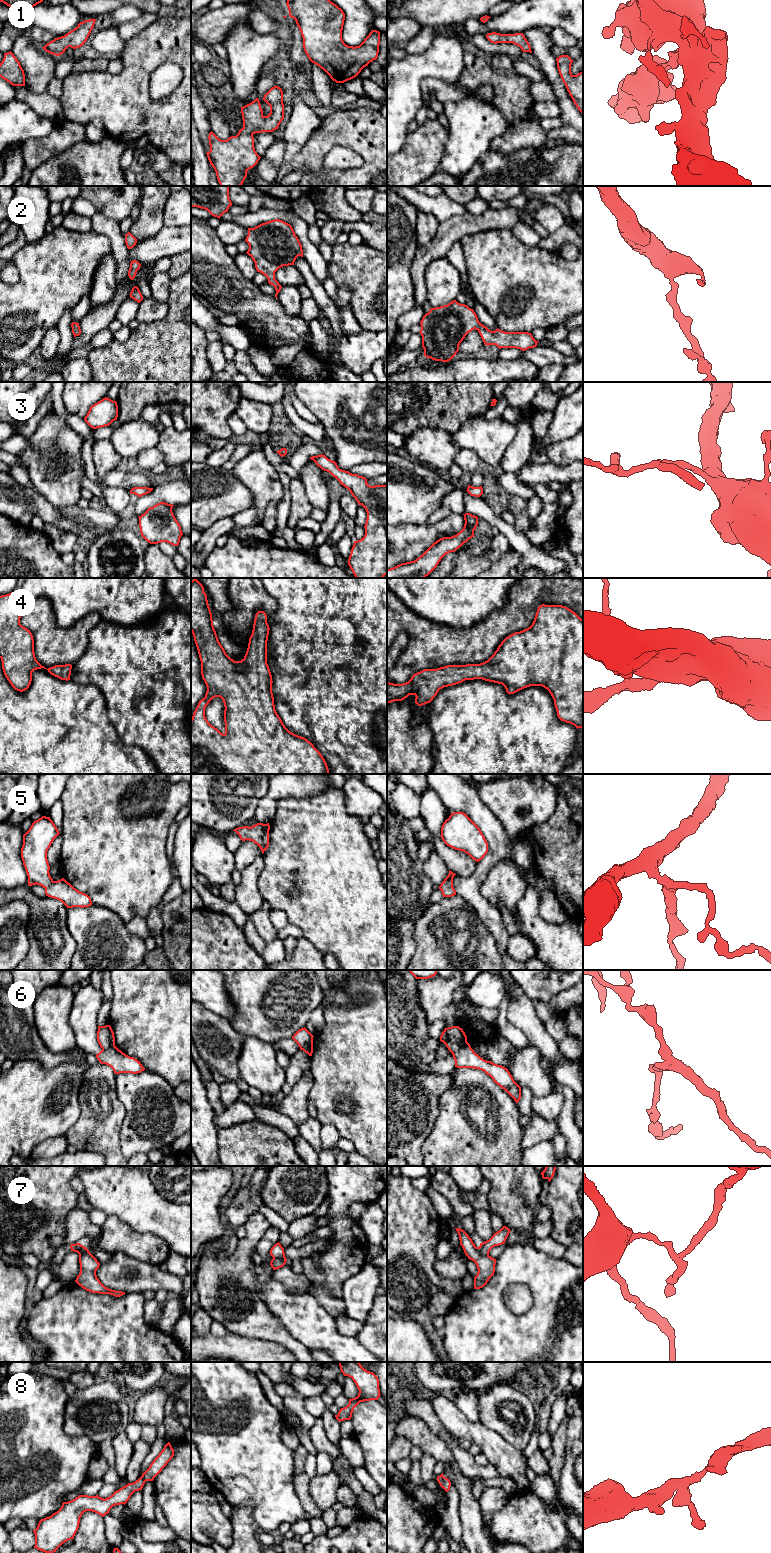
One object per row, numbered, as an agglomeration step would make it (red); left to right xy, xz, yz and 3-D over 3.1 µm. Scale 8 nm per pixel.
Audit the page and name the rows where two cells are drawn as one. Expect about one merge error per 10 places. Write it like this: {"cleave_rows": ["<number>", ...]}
{"cleave_rows": ["6", "7"]}

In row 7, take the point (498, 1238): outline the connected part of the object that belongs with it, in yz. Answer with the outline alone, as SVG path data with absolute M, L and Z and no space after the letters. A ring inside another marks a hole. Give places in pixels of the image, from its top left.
M503 1226L499 1231L494 1233L489 1240L483 1243L480 1243L480 1246L479 1246L480 1253L482 1255L489 1255L489 1252L493 1247L499 1246L505 1243L510 1232L511 1231L508 1227Z

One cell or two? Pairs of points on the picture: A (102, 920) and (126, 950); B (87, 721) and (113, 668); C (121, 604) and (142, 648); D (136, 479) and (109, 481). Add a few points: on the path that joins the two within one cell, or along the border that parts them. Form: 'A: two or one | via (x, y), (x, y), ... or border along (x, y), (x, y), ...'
A: one | via (103, 927), (119, 943)
B: two | border along (79, 683), (94, 685), (102, 693), (107, 715)
C: two | border along (153, 617), (132, 625), (108, 622)
D: one | via (129, 479), (116, 479)

